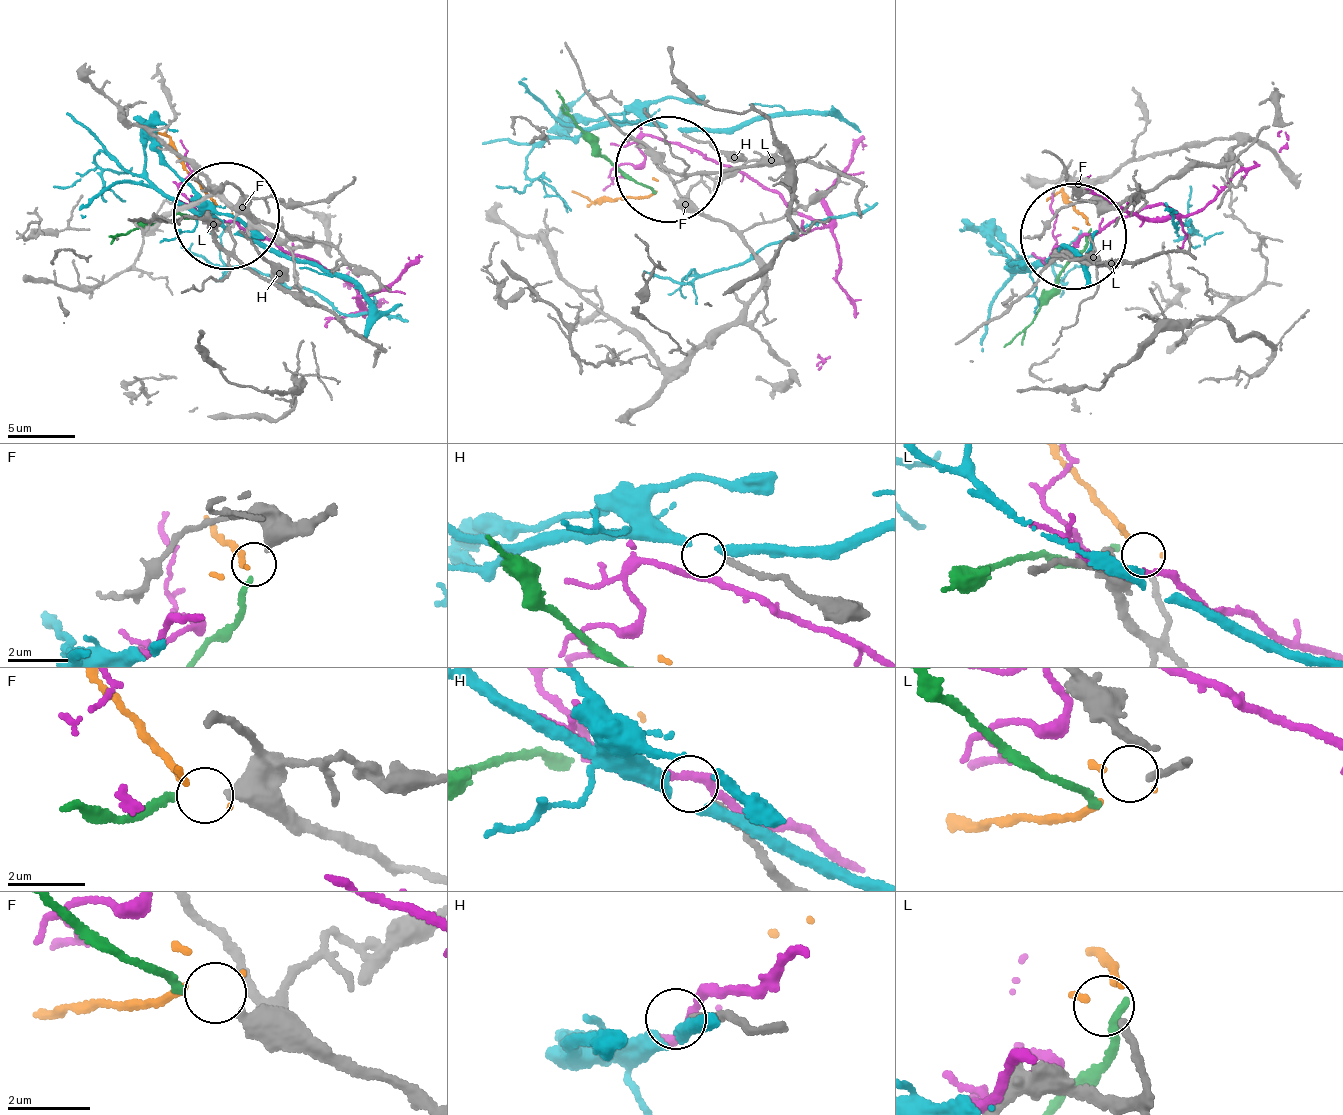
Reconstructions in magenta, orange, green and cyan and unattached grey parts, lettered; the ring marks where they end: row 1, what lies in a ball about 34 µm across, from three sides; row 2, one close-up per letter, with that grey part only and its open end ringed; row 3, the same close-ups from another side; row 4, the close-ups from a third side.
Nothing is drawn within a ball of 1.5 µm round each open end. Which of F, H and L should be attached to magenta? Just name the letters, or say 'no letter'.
no letter

